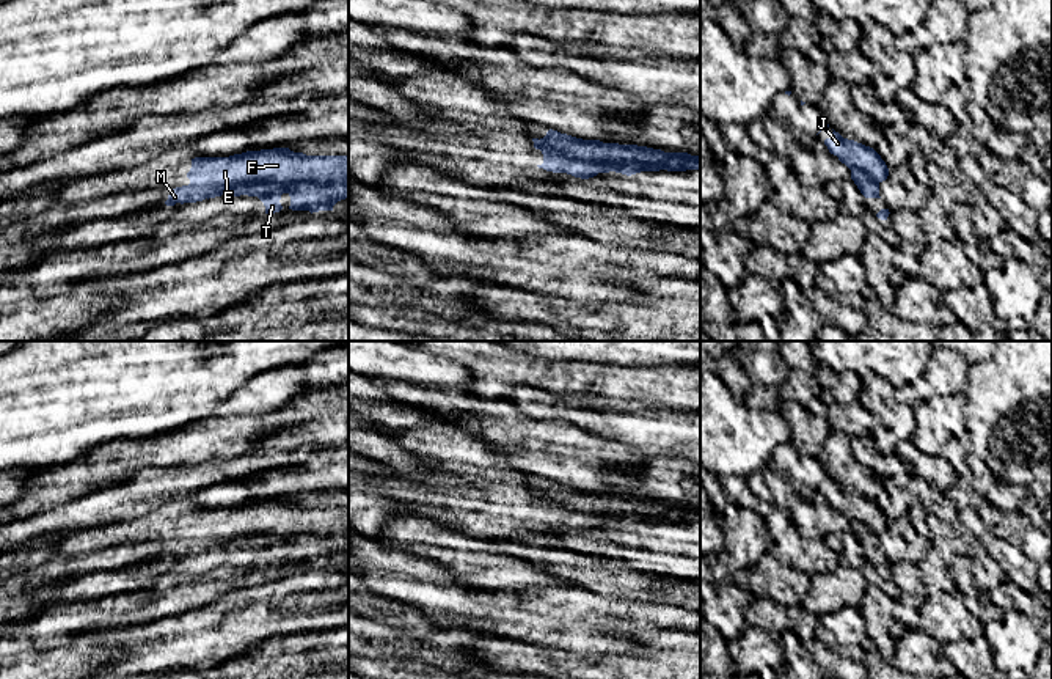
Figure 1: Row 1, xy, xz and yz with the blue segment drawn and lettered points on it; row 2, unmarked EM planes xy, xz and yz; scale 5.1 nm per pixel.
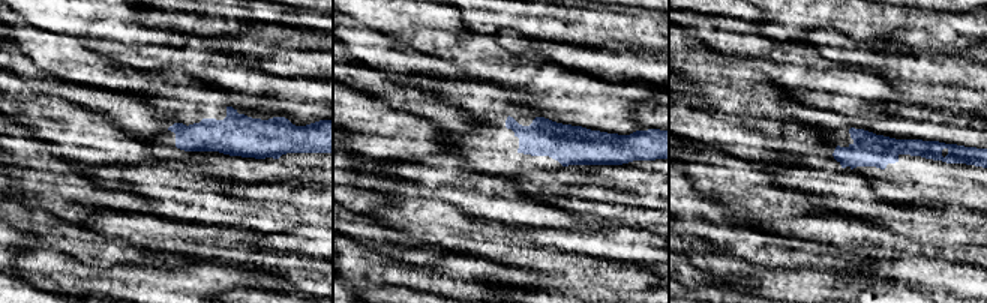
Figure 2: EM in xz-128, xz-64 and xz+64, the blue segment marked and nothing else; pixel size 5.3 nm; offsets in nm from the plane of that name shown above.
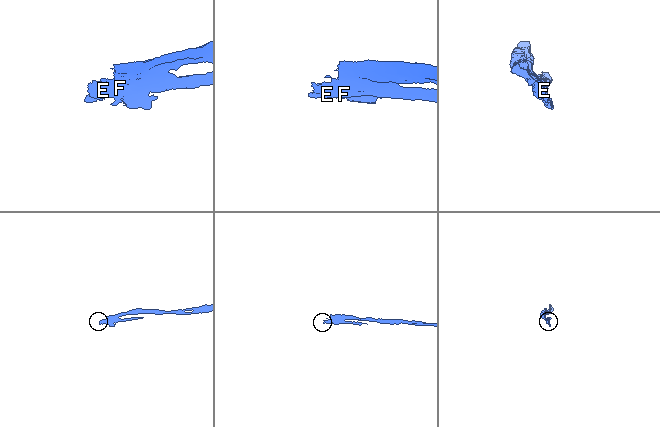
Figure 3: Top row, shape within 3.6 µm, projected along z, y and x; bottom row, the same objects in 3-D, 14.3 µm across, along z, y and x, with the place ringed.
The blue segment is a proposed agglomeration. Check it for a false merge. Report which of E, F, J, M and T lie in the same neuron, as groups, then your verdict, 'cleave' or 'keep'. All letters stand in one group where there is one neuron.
E F J M / T; cleave

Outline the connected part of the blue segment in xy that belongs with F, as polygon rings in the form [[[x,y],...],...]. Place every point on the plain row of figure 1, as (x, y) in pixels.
[[[273,500],[229,509],[195,509],[187,530],[188,538],[171,541],[166,558],[228,547],[234,539],[248,534],[345,534],[349,508],[306,508],[289,500]]]

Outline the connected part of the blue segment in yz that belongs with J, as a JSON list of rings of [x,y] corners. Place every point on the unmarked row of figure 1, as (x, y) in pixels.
[[[835,483],[824,492],[824,497],[827,498],[829,505],[837,508],[838,512],[849,522],[862,522],[876,536],[887,531],[889,520],[873,500],[843,490]]]

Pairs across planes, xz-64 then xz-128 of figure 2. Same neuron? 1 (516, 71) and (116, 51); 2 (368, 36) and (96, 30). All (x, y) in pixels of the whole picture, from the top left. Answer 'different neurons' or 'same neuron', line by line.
1: same neuron
2: different neurons

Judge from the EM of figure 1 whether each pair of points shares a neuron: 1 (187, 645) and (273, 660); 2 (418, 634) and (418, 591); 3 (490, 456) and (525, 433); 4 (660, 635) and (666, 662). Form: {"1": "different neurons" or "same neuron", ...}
{"1": "different neurons", "2": "different neurons", "3": "different neurons", "4": "same neuron"}

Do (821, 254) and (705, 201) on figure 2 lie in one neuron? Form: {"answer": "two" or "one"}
{"answer": "one"}

